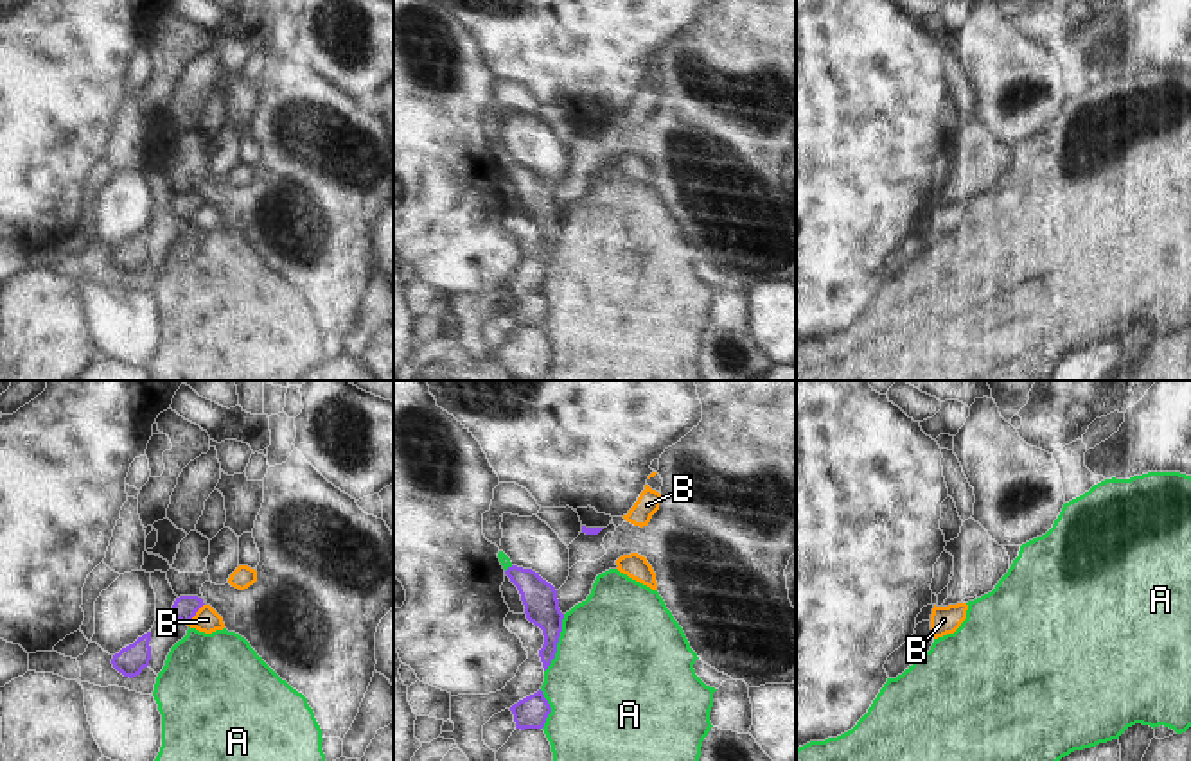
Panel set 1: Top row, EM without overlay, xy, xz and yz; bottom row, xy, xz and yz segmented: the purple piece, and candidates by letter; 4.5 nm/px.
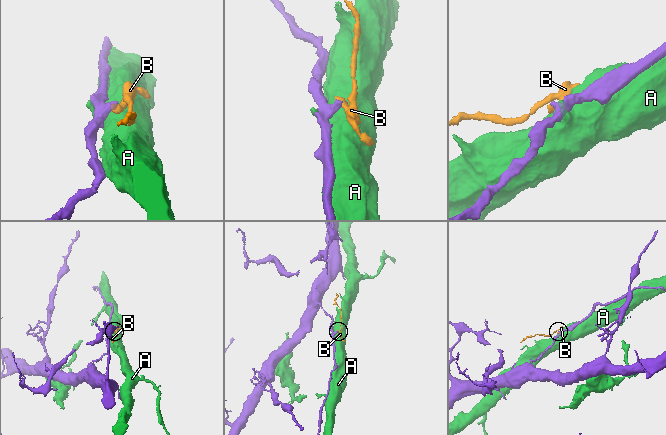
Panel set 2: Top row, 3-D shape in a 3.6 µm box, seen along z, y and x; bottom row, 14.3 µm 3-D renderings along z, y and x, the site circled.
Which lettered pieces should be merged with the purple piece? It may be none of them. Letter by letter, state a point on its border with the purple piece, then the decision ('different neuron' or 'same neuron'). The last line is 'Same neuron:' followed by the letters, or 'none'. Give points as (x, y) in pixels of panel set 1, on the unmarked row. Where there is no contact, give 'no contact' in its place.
A: meets purple in xz at (557, 239); different neuron
B: meets purple in xy at (194, 212); different neuron
Same neuron: none

